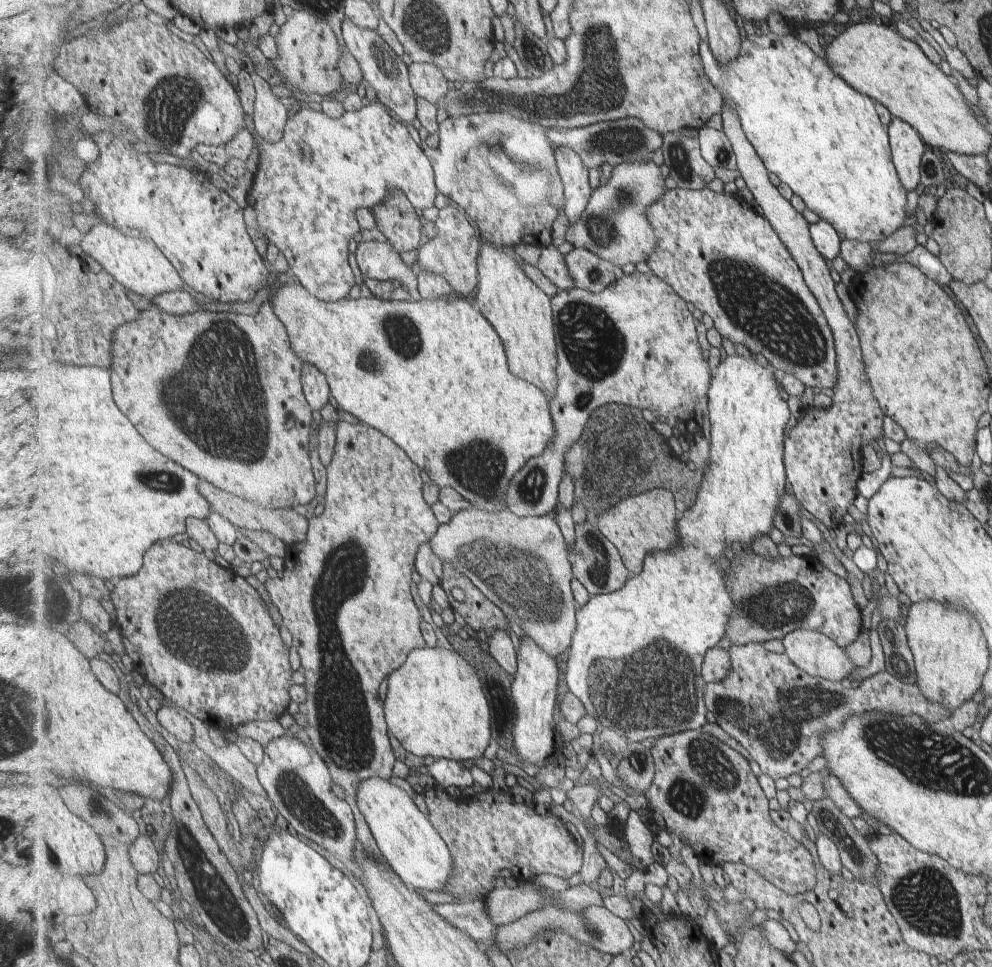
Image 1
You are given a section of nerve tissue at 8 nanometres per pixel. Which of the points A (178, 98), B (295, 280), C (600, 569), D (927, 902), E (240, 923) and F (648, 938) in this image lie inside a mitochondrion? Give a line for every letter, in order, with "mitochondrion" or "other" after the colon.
A: mitochondrion
B: other
C: mitochondrion
D: mitochondrion
E: other
F: other

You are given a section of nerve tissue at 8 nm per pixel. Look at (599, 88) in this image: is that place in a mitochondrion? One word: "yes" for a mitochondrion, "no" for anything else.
yes

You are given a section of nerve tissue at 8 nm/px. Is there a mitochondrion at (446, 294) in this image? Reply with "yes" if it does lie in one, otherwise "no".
no

